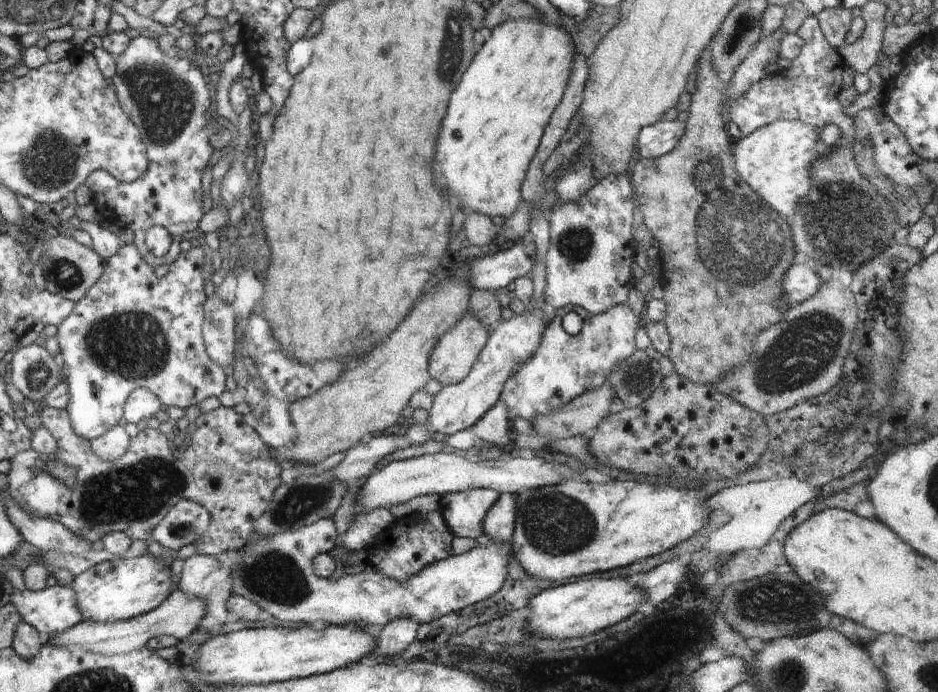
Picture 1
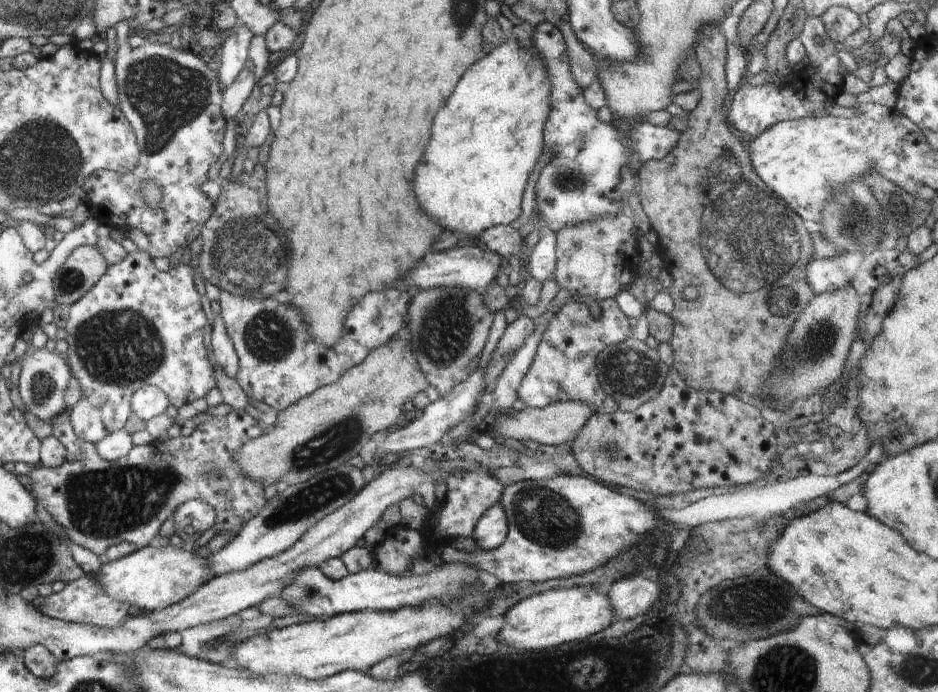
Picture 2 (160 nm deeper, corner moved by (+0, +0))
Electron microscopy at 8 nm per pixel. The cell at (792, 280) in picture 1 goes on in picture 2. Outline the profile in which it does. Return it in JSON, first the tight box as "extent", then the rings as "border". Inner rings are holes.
{"extent":[805,254,850,295],"border":[[[837,254],[829,259],[812,259],[806,265],[805,273],[809,285],[816,295],[831,293],[835,290],[850,286],[848,277],[840,267],[840,258],[844,254]]]}

